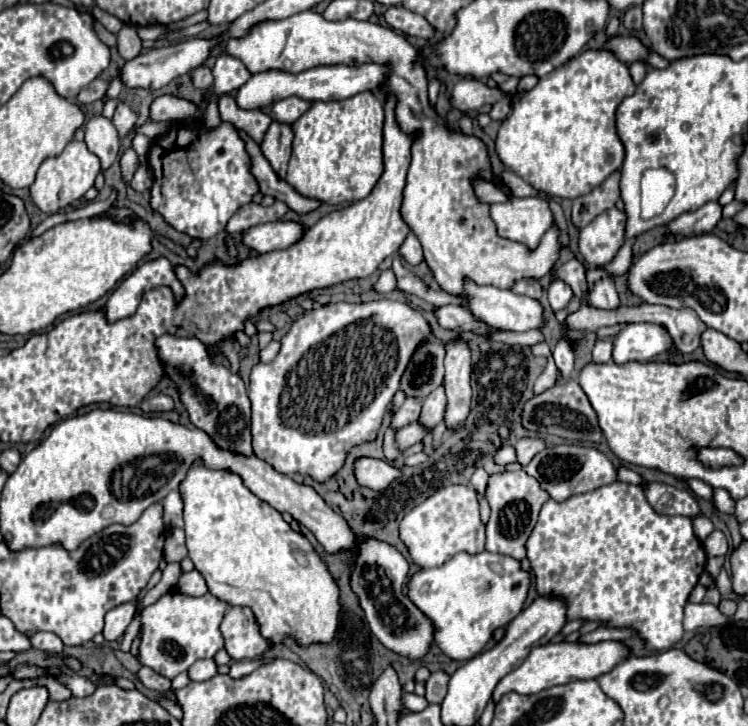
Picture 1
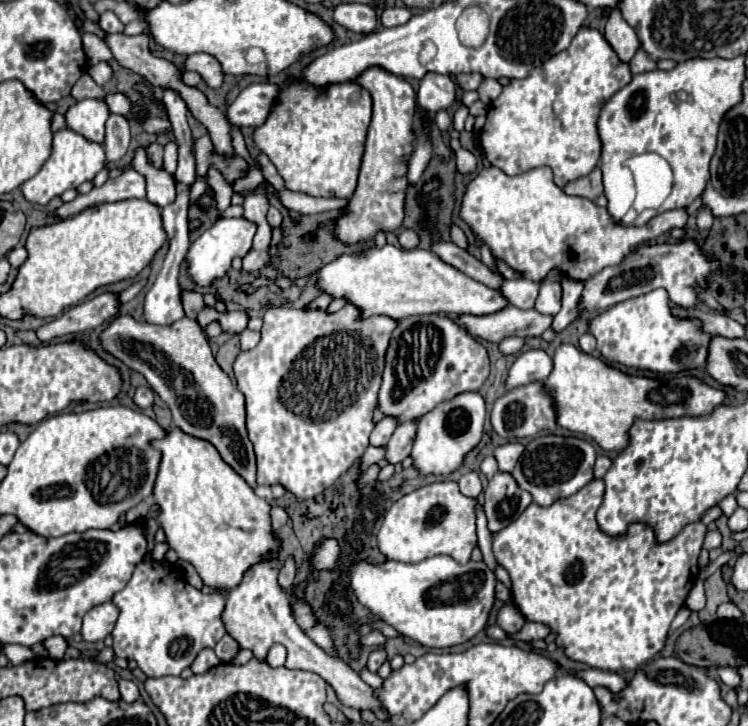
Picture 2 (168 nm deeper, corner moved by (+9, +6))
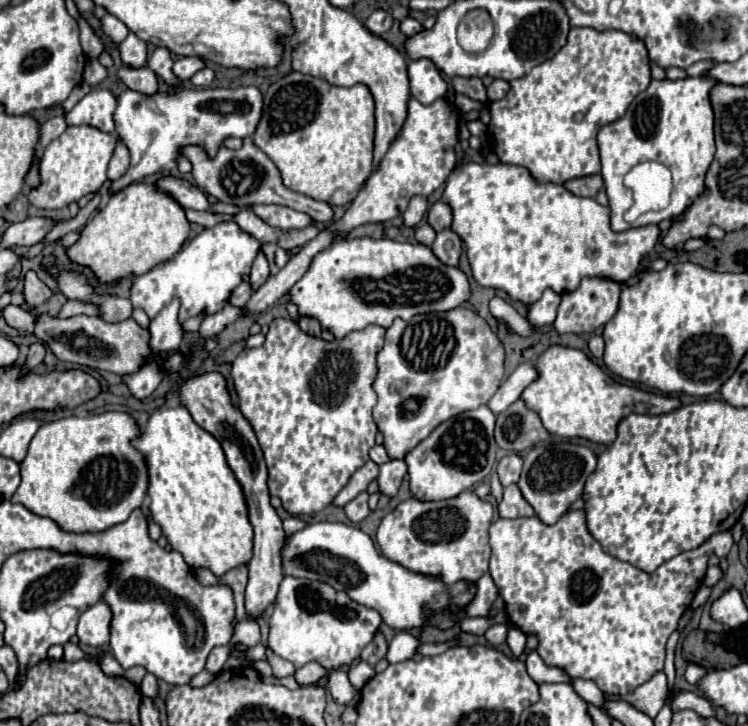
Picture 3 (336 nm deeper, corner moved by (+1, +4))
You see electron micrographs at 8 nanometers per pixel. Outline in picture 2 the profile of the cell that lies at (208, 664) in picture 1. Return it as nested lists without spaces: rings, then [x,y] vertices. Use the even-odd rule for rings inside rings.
[[[202,649],[202,651],[198,653],[198,657],[196,657],[196,661],[192,663],[192,671],[194,671],[194,673],[206,673],[208,669],[216,667],[218,663],[220,663],[220,659],[216,657],[214,649]]]

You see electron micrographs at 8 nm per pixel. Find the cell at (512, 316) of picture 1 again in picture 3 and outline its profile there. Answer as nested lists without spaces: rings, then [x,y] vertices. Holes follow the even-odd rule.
[[[340,239],[332,247],[318,253],[306,271],[306,275],[290,289],[290,301],[298,305],[300,315],[314,317],[324,329],[330,329],[336,337],[344,337],[350,331],[364,329],[368,325],[390,327],[394,319],[408,321],[420,313],[450,311],[470,299],[470,283],[462,269],[448,267],[432,255],[426,245],[398,243],[392,239]]]

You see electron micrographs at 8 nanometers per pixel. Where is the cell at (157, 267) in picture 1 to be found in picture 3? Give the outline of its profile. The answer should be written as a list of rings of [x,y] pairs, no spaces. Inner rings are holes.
[[[40,341],[32,343],[32,345],[30,345],[28,359],[26,359],[26,363],[22,365],[22,371],[26,373],[26,371],[30,371],[32,367],[36,367],[36,365],[44,359],[44,355],[46,355],[46,347],[44,347],[44,343],[40,343]]]

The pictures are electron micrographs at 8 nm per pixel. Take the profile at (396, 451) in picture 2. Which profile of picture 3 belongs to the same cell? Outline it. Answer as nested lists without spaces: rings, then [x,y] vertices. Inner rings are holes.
[[[390,459],[388,463],[380,465],[380,475],[378,475],[380,491],[390,497],[396,495],[406,471],[408,471],[408,465],[404,463],[404,459]]]

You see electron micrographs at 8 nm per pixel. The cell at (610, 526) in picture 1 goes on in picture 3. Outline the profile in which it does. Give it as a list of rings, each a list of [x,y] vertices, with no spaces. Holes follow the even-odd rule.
[[[576,509],[576,511],[566,511],[554,525],[546,525],[540,523],[540,519],[534,517],[524,517],[524,519],[498,519],[490,525],[490,547],[492,547],[492,557],[490,557],[490,575],[500,591],[500,595],[504,597],[506,603],[506,613],[508,619],[512,623],[516,623],[526,635],[536,635],[540,639],[538,645],[538,653],[540,657],[554,667],[562,667],[568,675],[572,677],[582,677],[582,679],[590,679],[594,681],[604,693],[616,693],[616,695],[628,695],[632,693],[636,687],[640,687],[642,683],[646,683],[656,671],[660,671],[664,667],[664,657],[666,657],[666,641],[668,637],[676,631],[678,621],[682,619],[682,615],[688,611],[696,589],[702,585],[704,573],[706,573],[706,565],[708,565],[708,557],[710,555],[718,555],[724,557],[730,547],[732,547],[732,535],[730,531],[720,531],[716,535],[712,535],[712,539],[708,539],[708,543],[702,543],[700,547],[692,549],[692,551],[684,551],[676,557],[672,557],[670,561],[666,561],[666,565],[660,565],[656,571],[646,573],[640,571],[638,567],[634,567],[632,563],[624,563],[612,555],[608,555],[602,545],[590,535],[588,527],[586,527],[586,519],[584,519],[584,509]]]

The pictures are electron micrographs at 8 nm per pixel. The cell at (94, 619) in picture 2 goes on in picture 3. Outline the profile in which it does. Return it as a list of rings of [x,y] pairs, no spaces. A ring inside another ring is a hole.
[[[104,601],[88,607],[80,615],[80,621],[78,621],[78,639],[80,639],[80,643],[90,645],[90,647],[108,645],[110,623],[112,623],[112,611]]]

